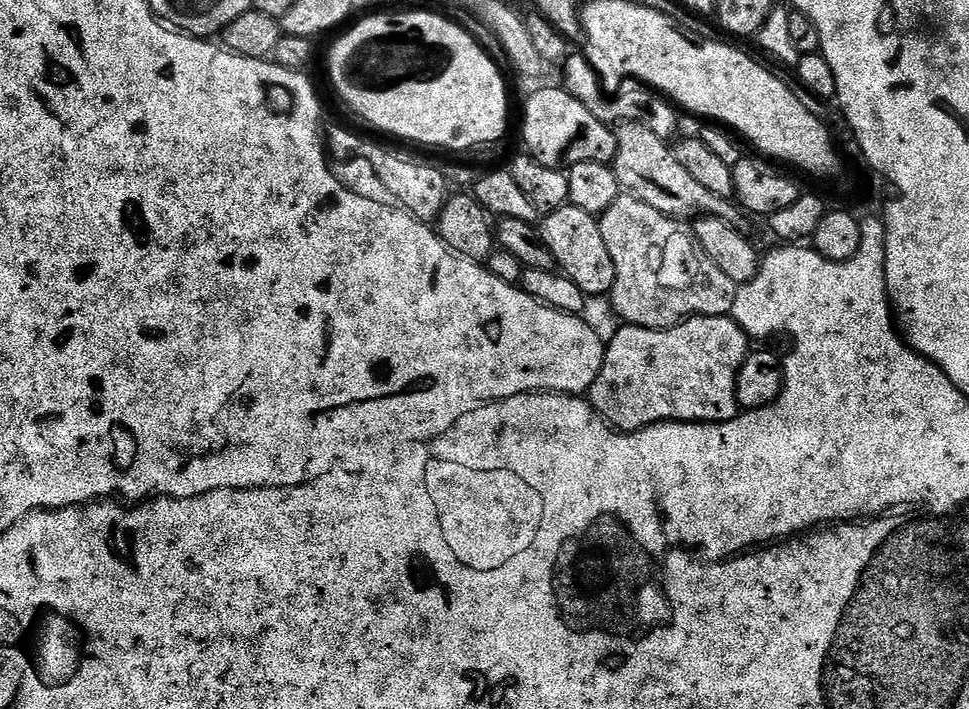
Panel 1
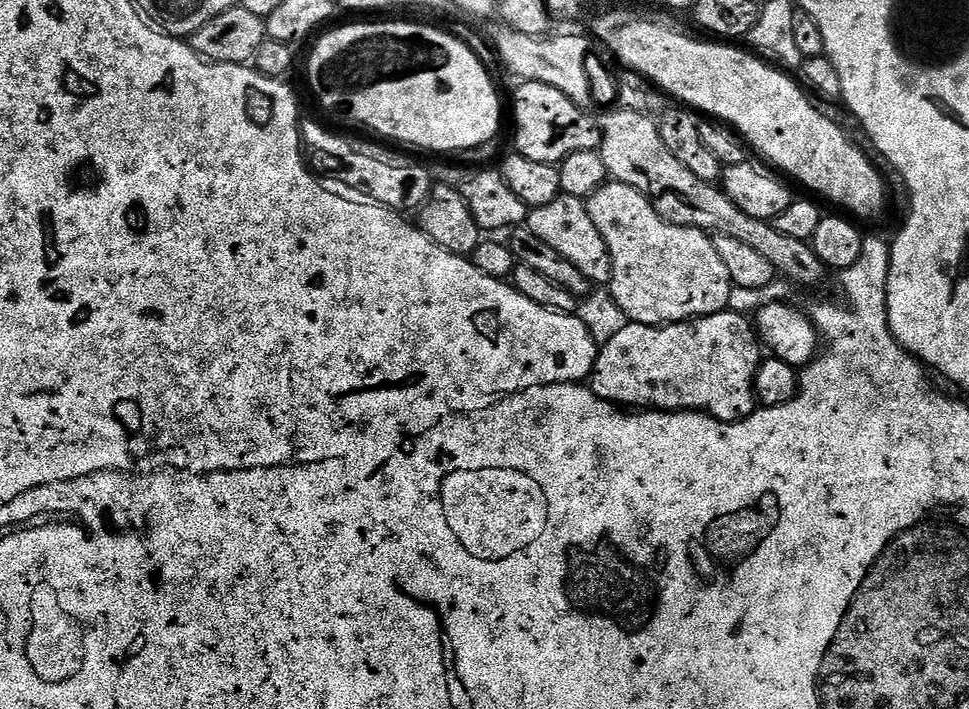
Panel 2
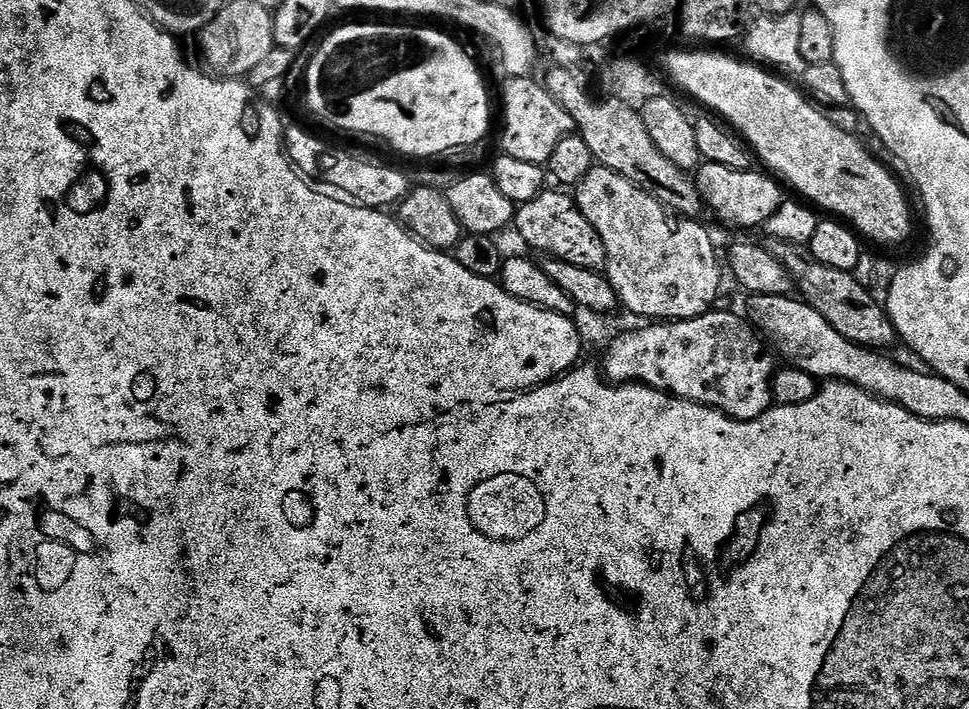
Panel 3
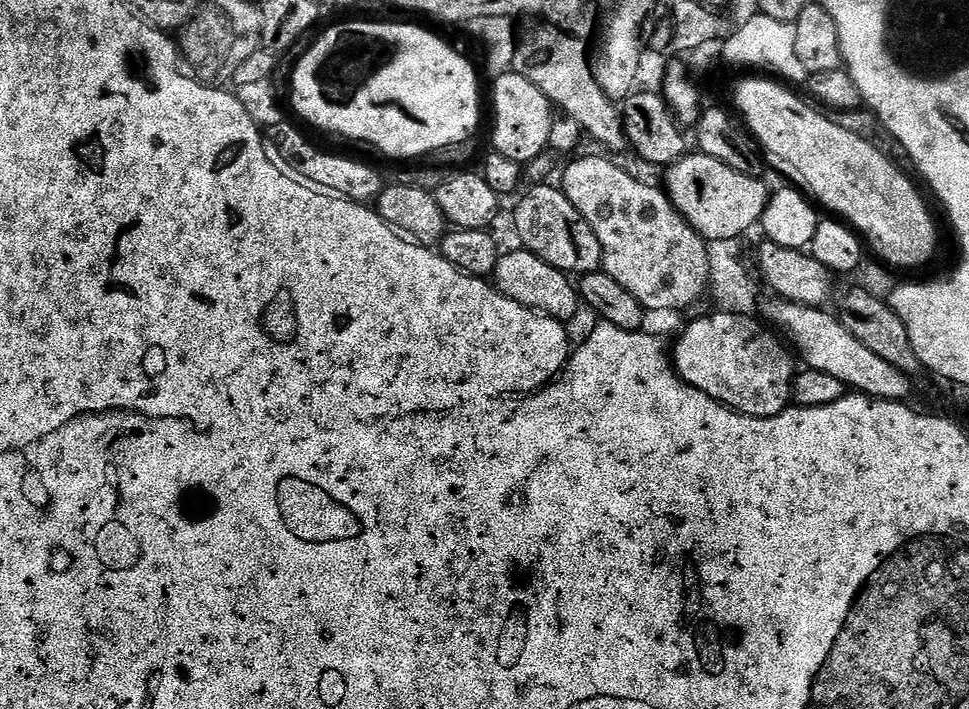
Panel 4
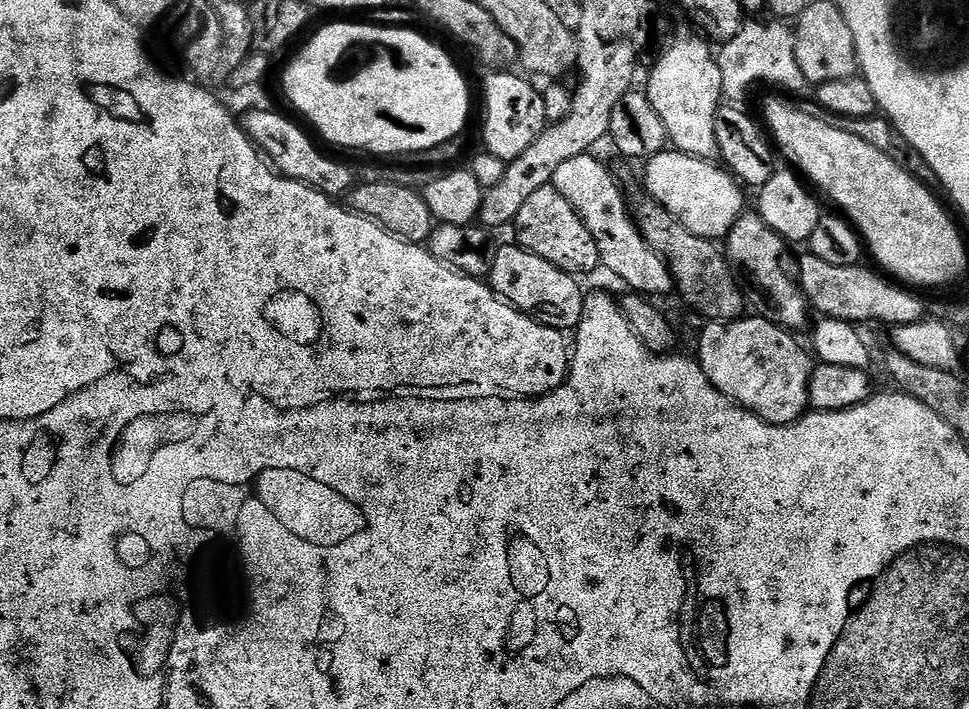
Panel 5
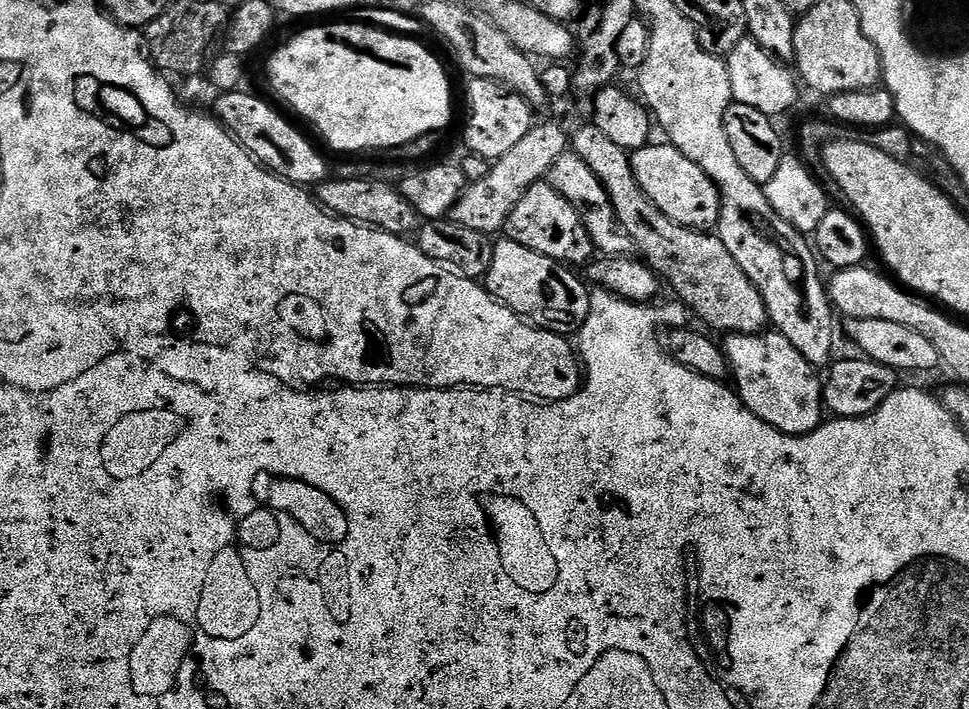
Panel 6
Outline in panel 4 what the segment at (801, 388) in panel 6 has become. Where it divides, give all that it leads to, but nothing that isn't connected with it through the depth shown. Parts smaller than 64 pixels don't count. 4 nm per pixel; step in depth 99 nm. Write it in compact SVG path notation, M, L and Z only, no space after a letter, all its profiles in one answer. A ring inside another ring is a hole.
M713 311L713 316L700 316L674 344L674 367L685 382L701 388L719 404L732 408L742 416L757 416L758 419L782 414L793 403L792 383L796 381L798 364L792 361L789 345L775 336L771 327L751 316Z

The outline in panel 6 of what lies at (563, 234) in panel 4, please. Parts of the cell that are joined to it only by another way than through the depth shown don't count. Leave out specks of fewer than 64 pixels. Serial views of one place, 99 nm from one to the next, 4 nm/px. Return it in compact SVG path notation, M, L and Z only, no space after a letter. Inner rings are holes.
M547 182L530 186L530 190L522 194L518 206L510 210L510 218L504 224L503 235L518 242L518 246L526 246L526 250L538 250L538 254L546 254L565 266L587 265L594 256L592 239L578 210Z

